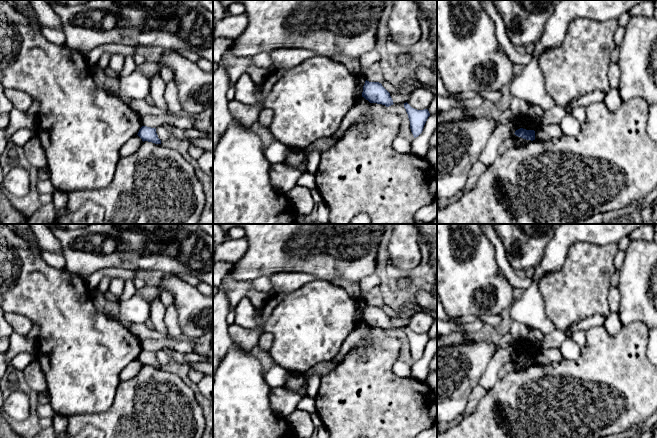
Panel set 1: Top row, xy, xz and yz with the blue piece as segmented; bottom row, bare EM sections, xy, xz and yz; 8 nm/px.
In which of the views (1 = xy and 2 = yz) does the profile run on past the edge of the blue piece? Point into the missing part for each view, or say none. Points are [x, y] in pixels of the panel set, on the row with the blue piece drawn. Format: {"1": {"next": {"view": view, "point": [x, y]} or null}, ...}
{"1": {"next": null}, "2": {"next": null}}

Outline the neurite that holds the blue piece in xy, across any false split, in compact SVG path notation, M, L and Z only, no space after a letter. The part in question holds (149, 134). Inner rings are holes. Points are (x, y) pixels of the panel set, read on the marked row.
M142 126L137 134L142 141L148 141L155 144L161 144L161 140L158 138L156 128Z

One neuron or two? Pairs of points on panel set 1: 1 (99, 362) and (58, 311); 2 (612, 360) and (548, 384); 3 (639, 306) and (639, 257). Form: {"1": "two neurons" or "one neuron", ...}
{"1": "one neuron", "2": "one neuron", "3": "one neuron"}

